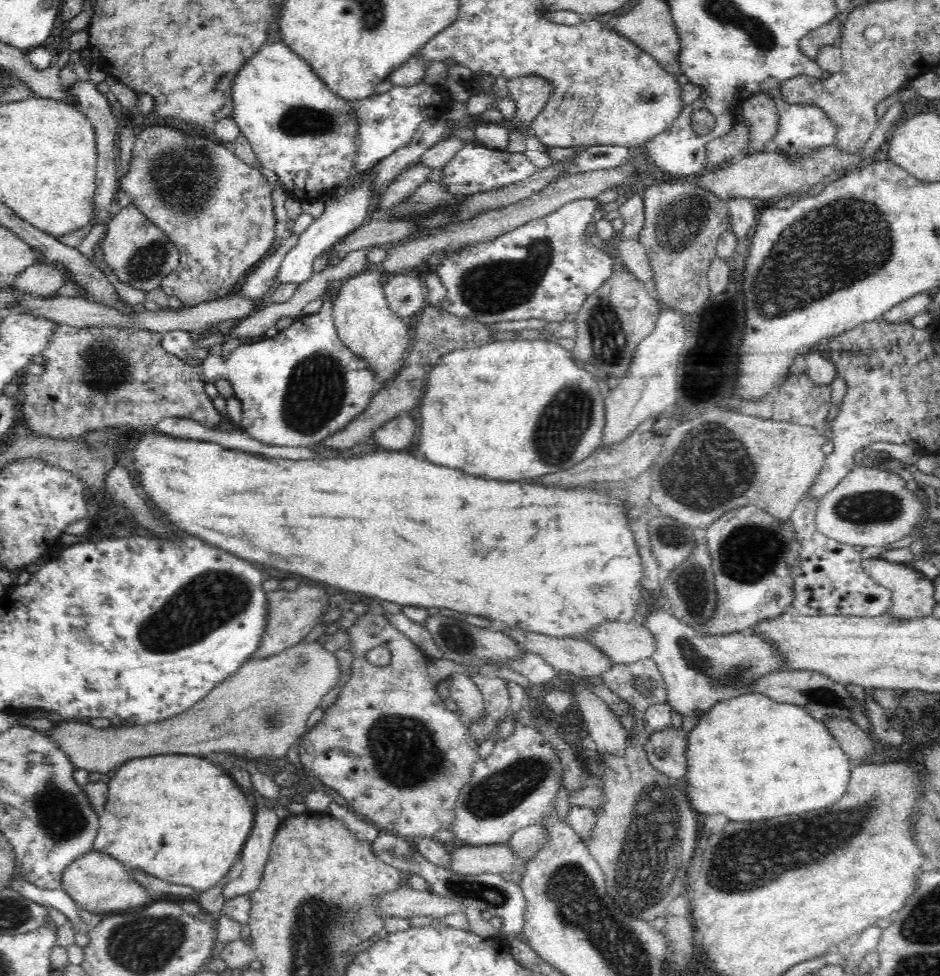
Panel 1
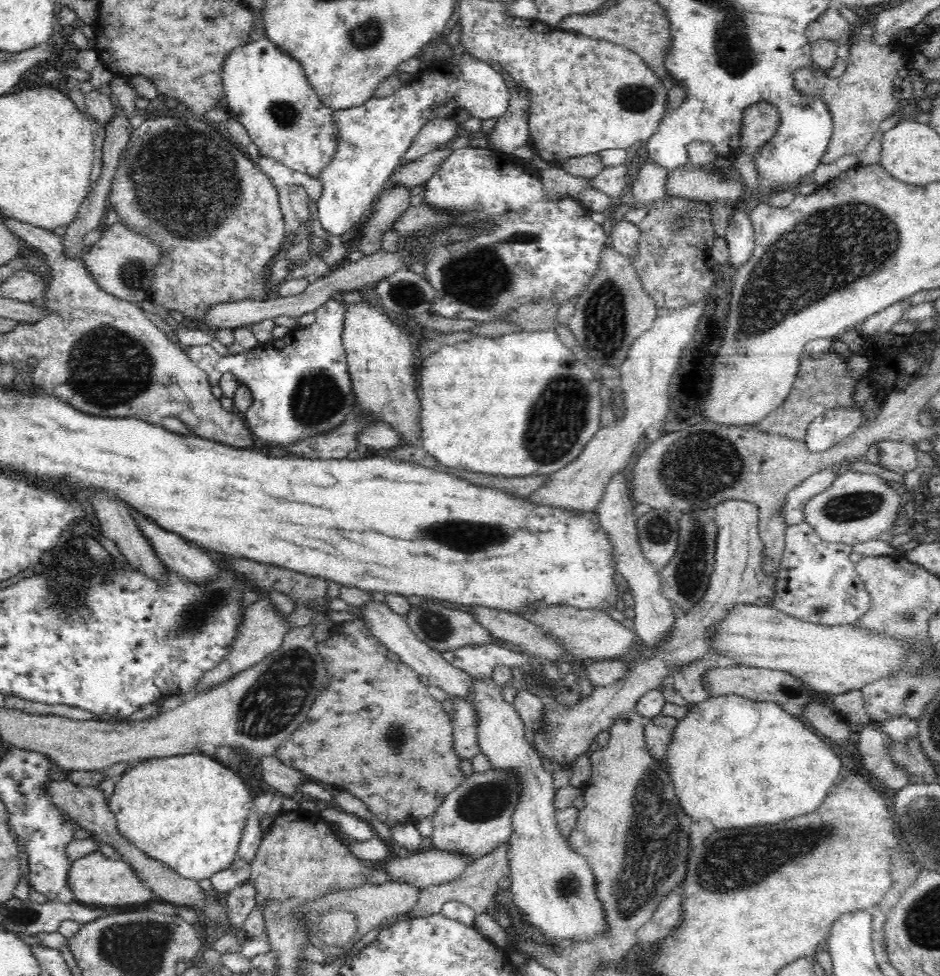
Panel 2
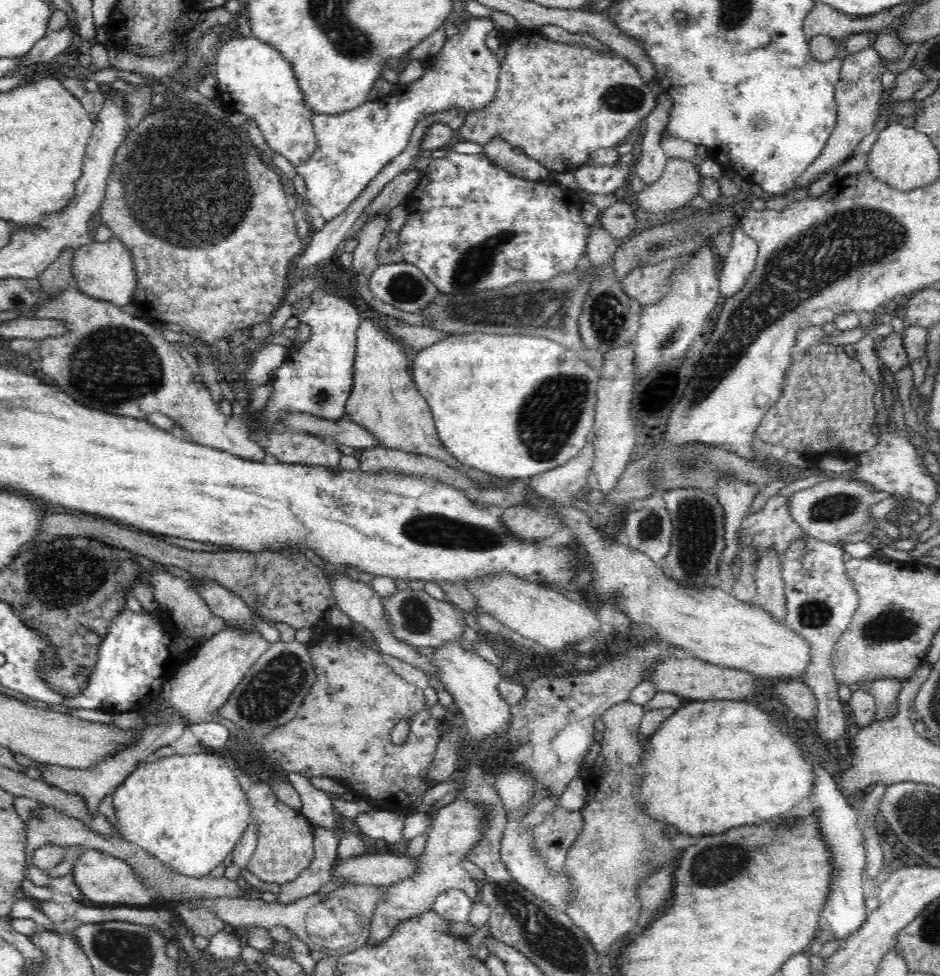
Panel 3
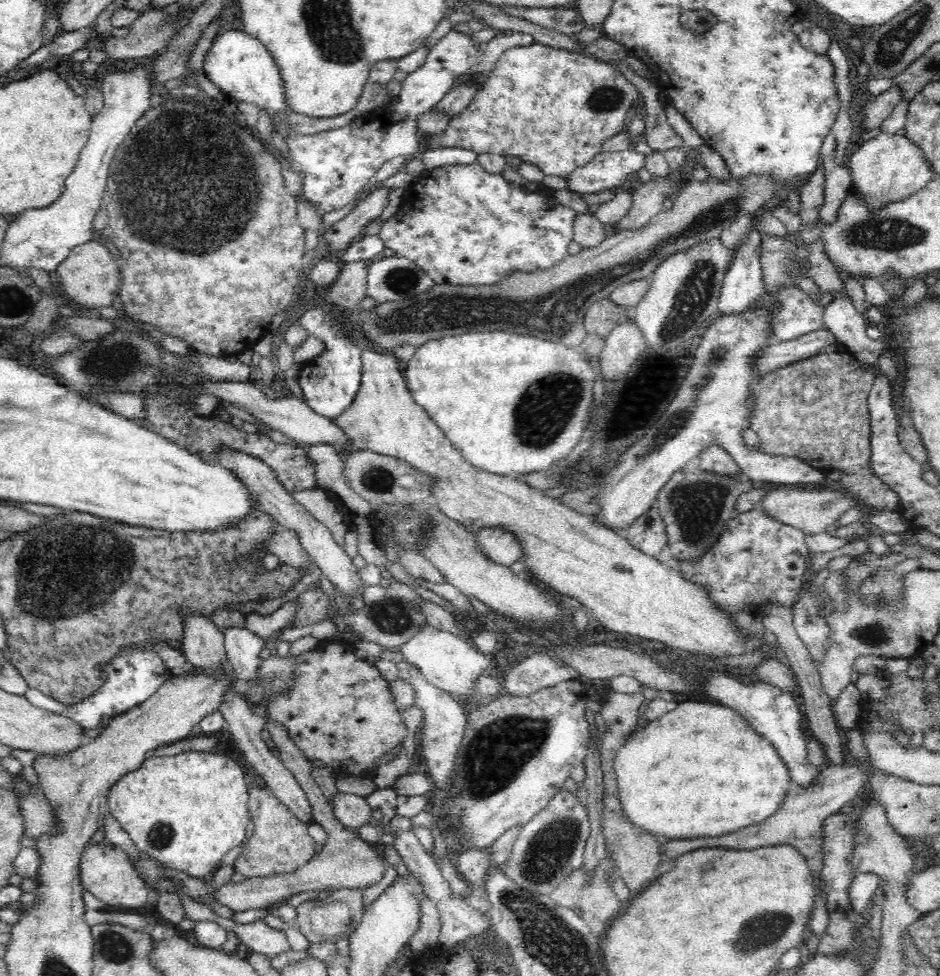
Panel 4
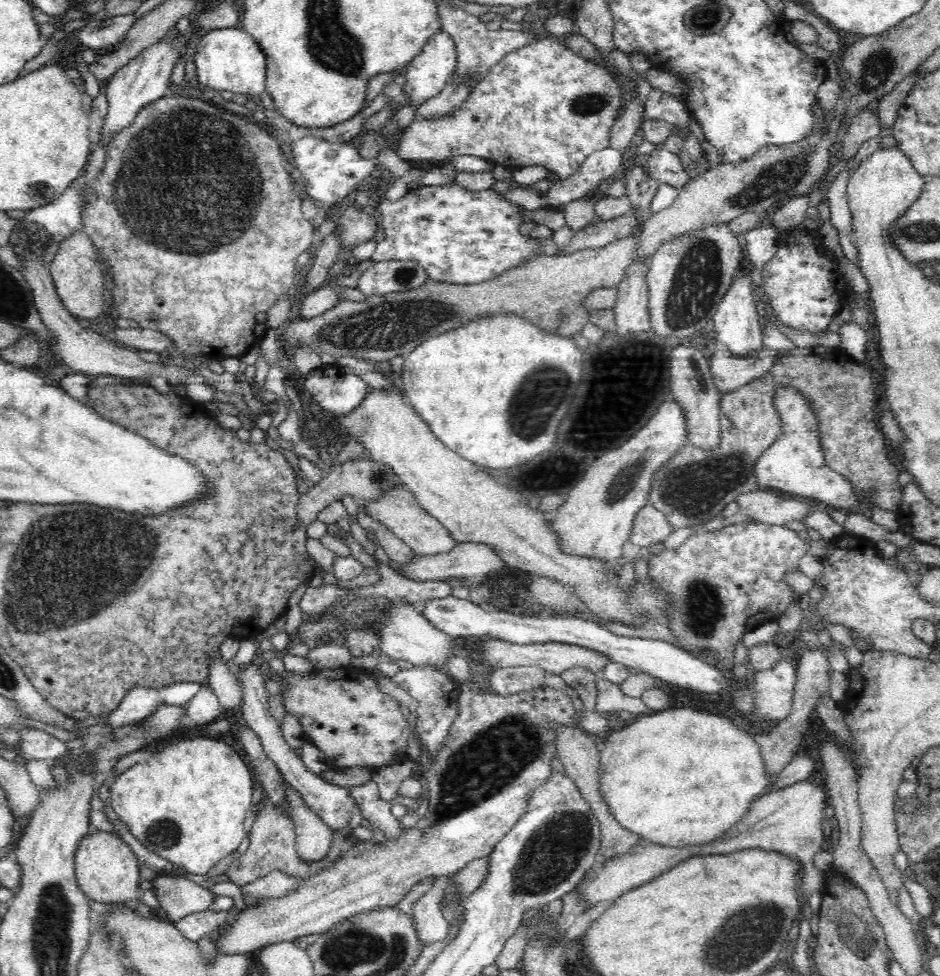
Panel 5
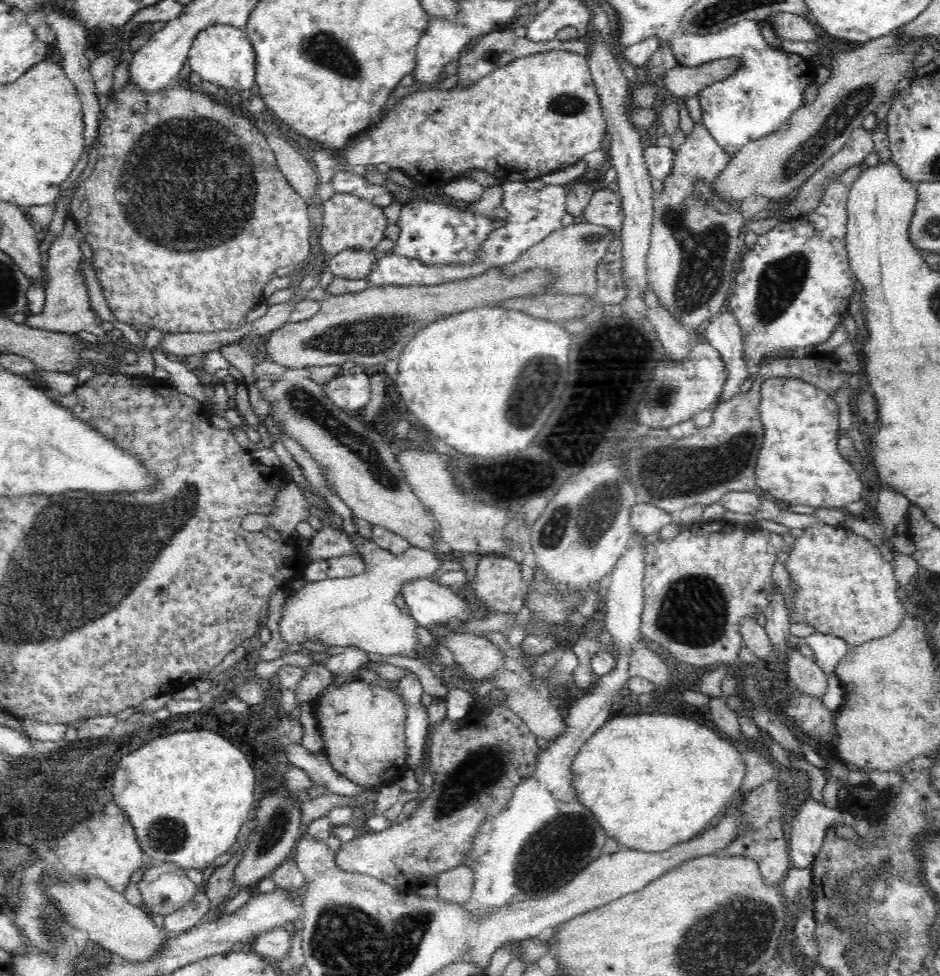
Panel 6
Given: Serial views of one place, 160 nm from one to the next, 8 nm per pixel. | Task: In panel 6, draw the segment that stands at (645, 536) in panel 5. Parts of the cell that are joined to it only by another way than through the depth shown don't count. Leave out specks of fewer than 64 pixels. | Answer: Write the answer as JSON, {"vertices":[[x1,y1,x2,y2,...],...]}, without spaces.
{"vertices":[[636,502,630,511,632,511,631,528,637,534,643,534,643,536,650,536,650,534,660,532,666,524,672,523,673,520,678,522,676,516,644,502]]}

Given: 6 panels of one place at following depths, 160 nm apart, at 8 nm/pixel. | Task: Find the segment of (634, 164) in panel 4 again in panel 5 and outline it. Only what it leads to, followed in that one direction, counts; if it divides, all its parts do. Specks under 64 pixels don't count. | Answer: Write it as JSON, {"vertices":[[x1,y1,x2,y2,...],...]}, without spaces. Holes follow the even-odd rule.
{"vertices":[[653,88,644,103,644,114,641,124,648,119,663,119,675,130,688,131,691,118,685,109,684,101,673,94,665,95,662,90],[640,124,634,138,630,140,629,147,627,149,616,150,608,147,593,152,590,156,588,156,588,158,586,158,586,160,584,160,584,162,580,165,580,168,572,174,572,176,566,177,565,179,558,179,552,185,552,188,550,188,550,190,546,190,546,192,538,191,532,186,529,187,528,185,525,185,525,189,520,189,520,187,512,189,506,192,504,197,512,201,514,205,524,208,524,210,535,211,544,207,554,212,563,212,562,206,564,206,564,204,567,205,574,200,578,200,578,198,585,197,590,190,598,187,599,184,612,182,617,177,620,177,622,168,624,168,624,162,626,162,626,158,628,158,628,154,636,152,636,147,638,147,644,140,645,138,643,137,643,131]]}

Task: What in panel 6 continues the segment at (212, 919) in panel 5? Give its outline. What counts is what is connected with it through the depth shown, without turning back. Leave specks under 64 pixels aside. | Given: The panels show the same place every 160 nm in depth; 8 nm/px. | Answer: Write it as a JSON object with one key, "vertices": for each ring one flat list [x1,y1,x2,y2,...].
{"vertices":[[201,892,194,896,194,900,190,900,184,908,174,910,172,914,165,916,163,926,172,934,182,934,194,926,199,926,204,922,204,915,210,910,210,901,208,897]]}

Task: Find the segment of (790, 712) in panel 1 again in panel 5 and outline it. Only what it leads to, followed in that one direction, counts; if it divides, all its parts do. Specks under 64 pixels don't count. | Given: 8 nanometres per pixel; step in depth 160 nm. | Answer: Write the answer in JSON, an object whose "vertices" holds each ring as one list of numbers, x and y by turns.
{"vertices":[[672,708,671,710,638,716,638,720,634,724,624,727,618,732,615,730,606,732,599,738,602,744,602,750,600,750,600,791,602,791,602,797,604,797,606,805,610,807,610,813,614,815,617,822,630,830,632,834,638,834,642,842,652,842,653,844,676,848,713,842,716,838,721,838,722,835,726,835,732,828,735,828,741,822,740,820,750,812,752,802,756,802,758,798,771,790,773,778,767,772,760,745,754,736,755,734,742,730,740,726,734,724,726,716,718,716,718,714,694,710,694,708]]}

